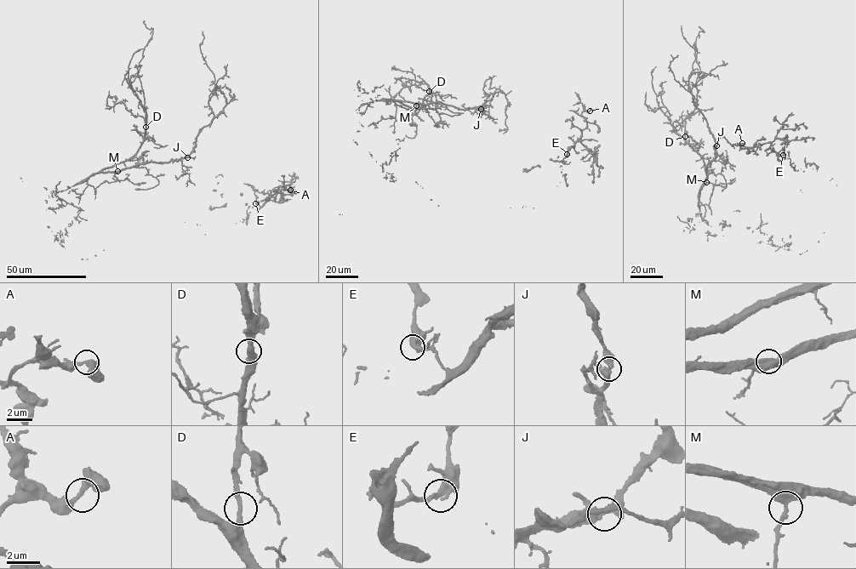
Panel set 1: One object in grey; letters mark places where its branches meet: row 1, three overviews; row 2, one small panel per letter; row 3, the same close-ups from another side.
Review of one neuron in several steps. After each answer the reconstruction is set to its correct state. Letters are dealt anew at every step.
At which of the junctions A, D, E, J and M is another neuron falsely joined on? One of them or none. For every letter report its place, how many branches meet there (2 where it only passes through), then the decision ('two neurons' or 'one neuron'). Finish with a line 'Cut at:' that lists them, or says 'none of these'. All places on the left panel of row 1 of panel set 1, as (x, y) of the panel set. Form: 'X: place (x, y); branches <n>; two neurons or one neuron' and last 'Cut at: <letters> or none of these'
A: place (290, 190); branches 2; one neuron
D: place (145, 127); branches 2; one neuron
E: place (255, 203); branches 2; one neuron
J: place (187, 157); branches 2; one neuron
M: place (117, 171); branches 2; one neuron
Cut at: none of these

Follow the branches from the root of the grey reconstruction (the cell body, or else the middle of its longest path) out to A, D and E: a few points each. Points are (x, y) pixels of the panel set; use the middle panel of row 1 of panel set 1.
A: (426, 104), (477, 108), (556, 161), (581, 140), (587, 125), (581, 113), (590, 110)
D: (426, 104), (400, 101), (415, 108), (425, 106), (430, 100), (429, 91)
E: (426, 104), (442, 103), (465, 110), (477, 108), (553, 161), (562, 161), (567, 154)

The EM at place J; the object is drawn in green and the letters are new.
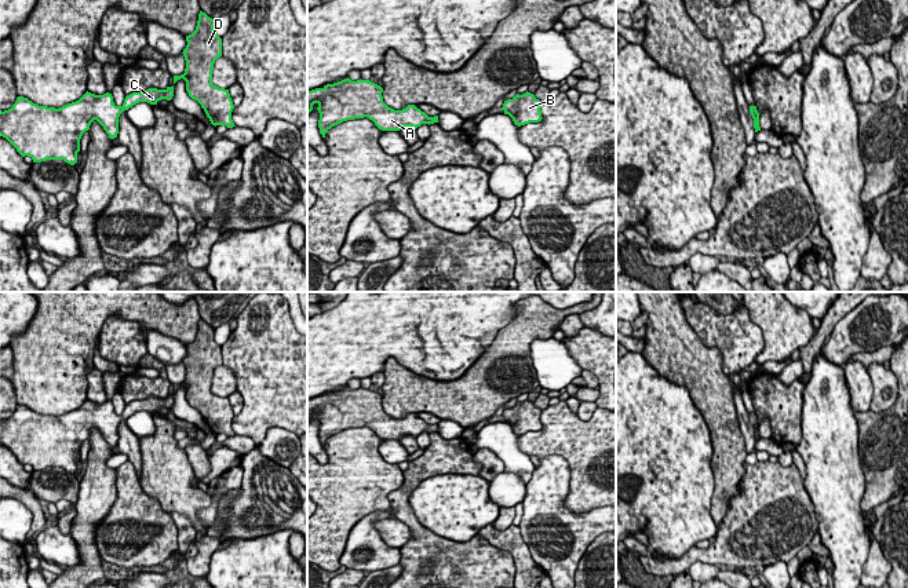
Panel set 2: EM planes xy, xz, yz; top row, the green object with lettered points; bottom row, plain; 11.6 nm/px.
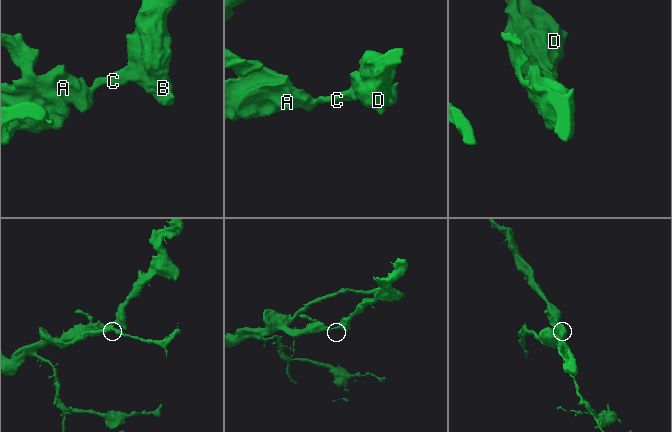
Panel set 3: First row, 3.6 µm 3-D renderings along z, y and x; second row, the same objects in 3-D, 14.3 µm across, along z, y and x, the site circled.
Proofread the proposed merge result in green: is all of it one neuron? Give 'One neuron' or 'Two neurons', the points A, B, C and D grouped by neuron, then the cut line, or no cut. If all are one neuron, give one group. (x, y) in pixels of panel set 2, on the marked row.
One neuron. Groups: A B C D. No split

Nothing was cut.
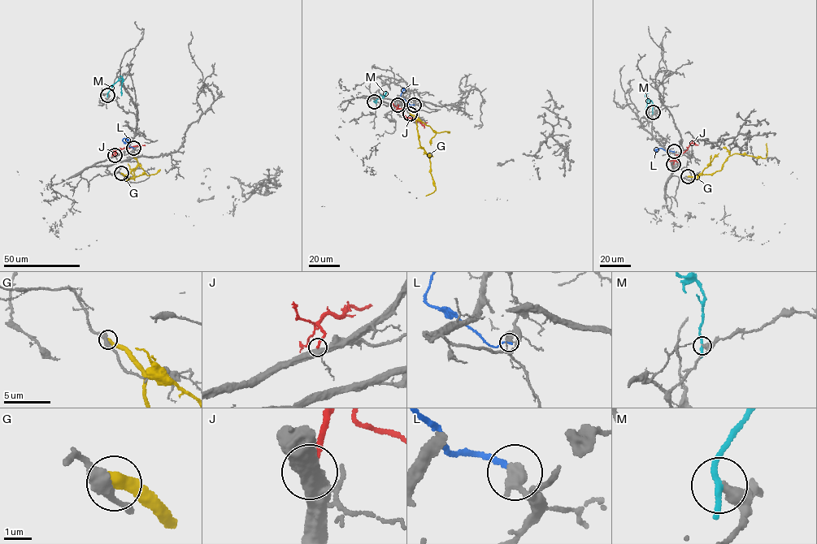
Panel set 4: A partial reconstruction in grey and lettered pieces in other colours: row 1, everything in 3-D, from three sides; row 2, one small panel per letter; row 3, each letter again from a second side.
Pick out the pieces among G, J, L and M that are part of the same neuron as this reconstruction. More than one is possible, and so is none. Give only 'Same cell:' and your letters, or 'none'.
Same cell: none

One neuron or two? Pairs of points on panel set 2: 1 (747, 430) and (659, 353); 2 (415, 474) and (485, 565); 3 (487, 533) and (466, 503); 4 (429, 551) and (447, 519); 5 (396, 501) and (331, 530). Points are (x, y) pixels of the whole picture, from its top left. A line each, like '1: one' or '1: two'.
1: two
2: one
3: two
4: two
5: two

